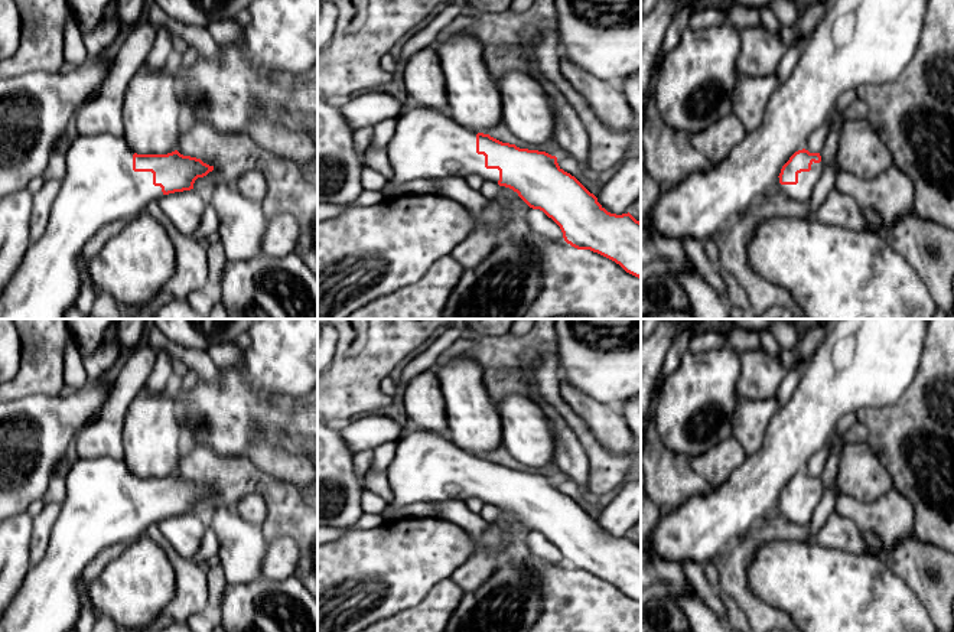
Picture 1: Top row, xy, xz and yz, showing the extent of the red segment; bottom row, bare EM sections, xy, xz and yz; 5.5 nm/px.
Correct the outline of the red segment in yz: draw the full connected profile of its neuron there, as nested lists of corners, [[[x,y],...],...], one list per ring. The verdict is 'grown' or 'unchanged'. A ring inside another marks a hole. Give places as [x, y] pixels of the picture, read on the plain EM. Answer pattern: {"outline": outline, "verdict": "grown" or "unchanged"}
{"outline": [[[805,472],[795,475],[781,492],[776,504],[778,515],[789,524],[807,527],[823,492],[820,476],[810,476]]], "verdict": "grown"}

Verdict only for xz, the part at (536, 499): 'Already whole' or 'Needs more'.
Needs more

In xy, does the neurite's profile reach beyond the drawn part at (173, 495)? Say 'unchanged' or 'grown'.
grown

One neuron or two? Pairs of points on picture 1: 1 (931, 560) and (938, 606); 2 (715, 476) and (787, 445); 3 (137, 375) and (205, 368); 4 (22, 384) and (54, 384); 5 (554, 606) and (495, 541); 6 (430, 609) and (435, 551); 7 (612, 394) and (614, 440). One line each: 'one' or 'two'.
1: one
2: two
3: two
4: one
5: two
6: two
7: two

